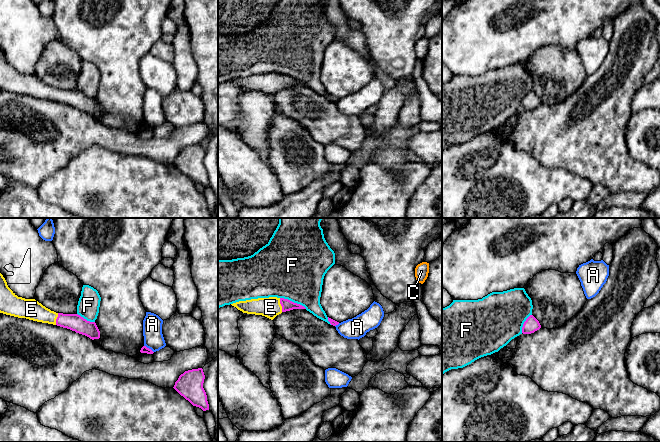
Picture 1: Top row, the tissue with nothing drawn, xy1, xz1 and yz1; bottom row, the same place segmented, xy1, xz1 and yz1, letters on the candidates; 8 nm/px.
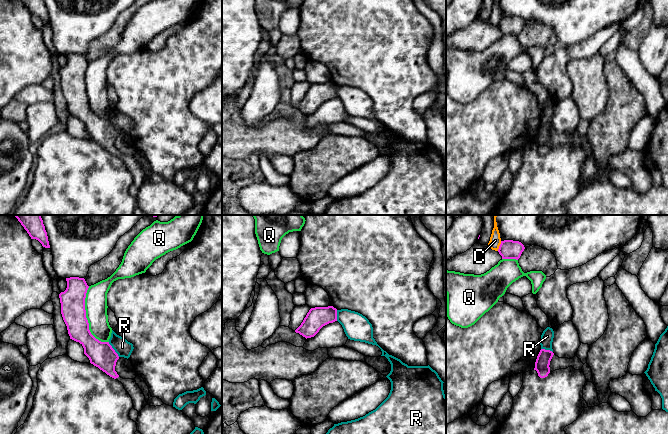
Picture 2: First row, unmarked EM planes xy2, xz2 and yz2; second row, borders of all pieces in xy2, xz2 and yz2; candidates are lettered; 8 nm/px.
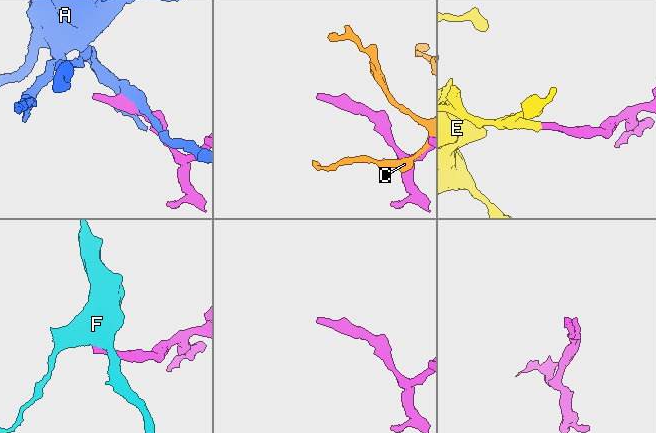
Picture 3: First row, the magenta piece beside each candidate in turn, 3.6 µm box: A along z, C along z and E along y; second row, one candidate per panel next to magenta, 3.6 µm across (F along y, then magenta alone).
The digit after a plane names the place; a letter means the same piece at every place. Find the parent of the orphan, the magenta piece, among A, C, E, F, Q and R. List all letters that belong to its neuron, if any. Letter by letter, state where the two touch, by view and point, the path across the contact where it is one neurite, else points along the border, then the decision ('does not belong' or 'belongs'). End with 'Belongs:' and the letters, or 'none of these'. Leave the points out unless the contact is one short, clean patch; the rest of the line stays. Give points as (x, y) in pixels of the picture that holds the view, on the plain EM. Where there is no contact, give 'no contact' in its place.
A: xy1 (148, 124) | does not belong
C: yz2 (499, 22) | does not belong
E: xz1 (281, 81) | across xz1 (287, 81), (281, 81), (270, 83) | belongs
F: xz1 (293, 78) | does not belong
Q: xy2 (86, 94) | does not belong
R: xy2 (113, 125) | along xy2 (108, 118), (119, 132) | does not belong
Belongs: E

